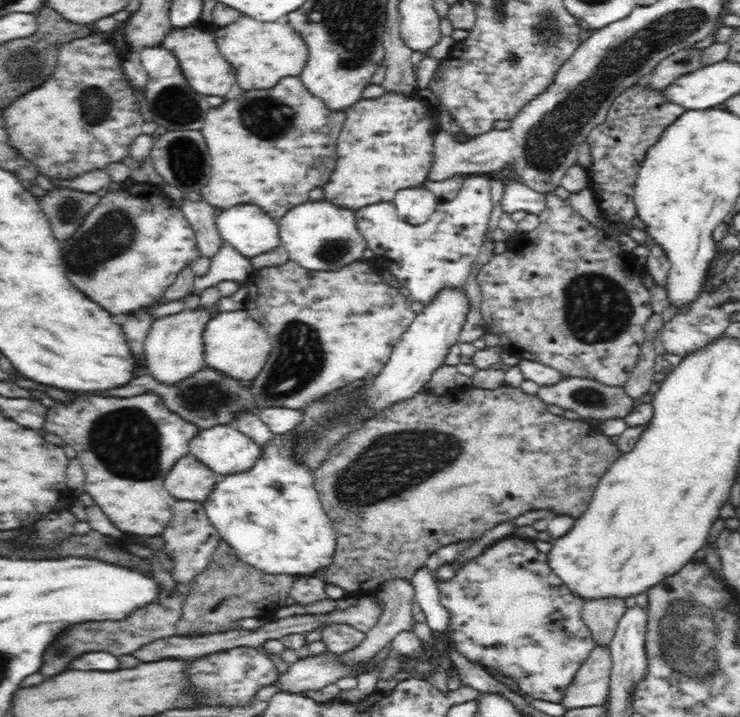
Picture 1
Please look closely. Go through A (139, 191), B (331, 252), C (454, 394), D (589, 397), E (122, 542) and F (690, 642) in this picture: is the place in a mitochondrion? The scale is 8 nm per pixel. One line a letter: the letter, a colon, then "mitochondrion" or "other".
A: mitochondrion
B: mitochondrion
C: other
D: mitochondrion
E: other
F: mitochondrion

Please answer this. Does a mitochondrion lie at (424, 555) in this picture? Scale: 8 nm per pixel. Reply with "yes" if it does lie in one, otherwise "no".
no

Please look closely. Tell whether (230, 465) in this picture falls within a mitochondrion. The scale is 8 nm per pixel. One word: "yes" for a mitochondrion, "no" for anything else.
no

